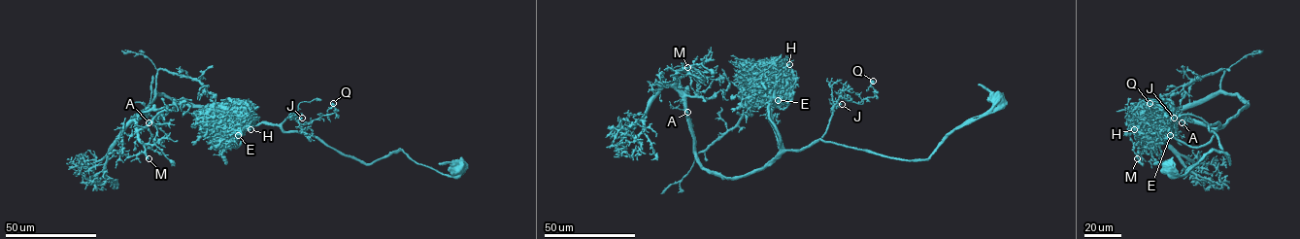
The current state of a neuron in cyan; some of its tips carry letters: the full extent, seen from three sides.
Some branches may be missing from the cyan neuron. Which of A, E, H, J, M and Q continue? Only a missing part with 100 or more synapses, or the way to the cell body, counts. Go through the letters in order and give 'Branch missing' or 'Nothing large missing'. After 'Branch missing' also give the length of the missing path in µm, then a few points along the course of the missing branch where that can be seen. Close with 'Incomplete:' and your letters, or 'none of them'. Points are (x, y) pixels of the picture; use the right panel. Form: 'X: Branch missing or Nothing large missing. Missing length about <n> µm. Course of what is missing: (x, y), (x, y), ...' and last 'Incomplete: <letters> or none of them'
A: Branch missing. Missing length about 20 µm. Course of what is missing: (1182, 122), (1180, 132), (1185, 147)
E: Nothing large missing
H: Nothing large missing
J: Nothing large missing
M: Branch missing. Missing length about 30 µm. Course of what is missing: (1137, 158), (1141, 170), (1154, 184), (1157, 195)
Q: Nothing large missing
Incomplete: A, M

